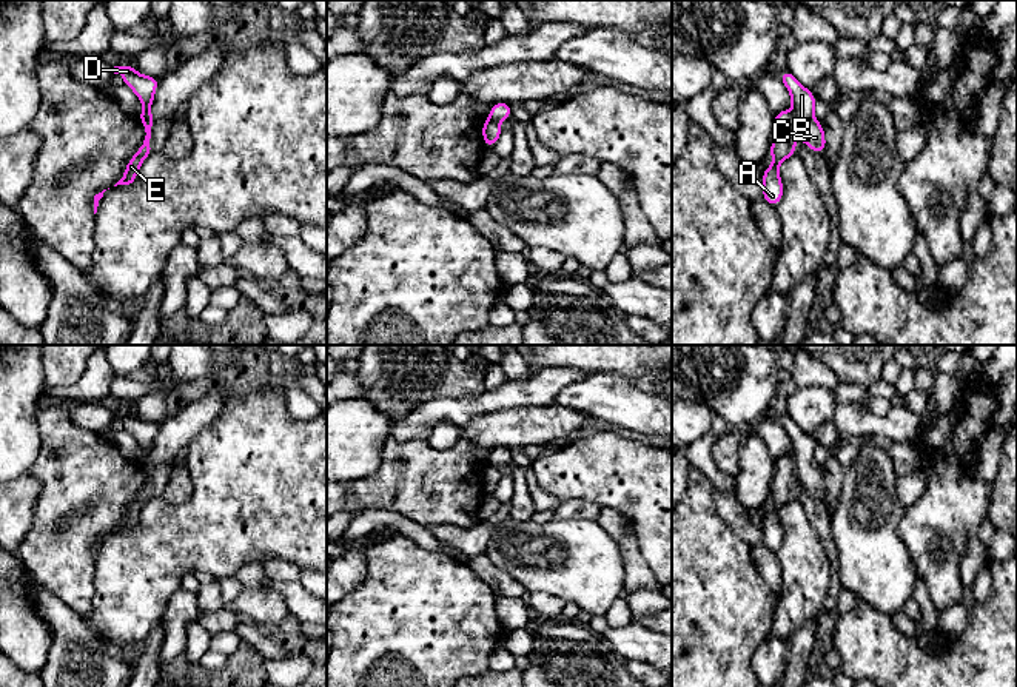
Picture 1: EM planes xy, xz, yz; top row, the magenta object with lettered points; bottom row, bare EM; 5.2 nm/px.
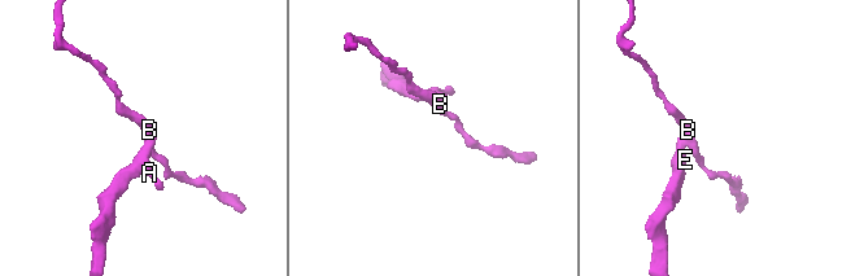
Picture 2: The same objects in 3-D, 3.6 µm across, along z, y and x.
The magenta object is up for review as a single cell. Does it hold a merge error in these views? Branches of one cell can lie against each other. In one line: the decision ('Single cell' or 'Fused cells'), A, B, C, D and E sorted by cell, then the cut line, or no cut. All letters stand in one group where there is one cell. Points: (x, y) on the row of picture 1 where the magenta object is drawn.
Fused cells. Groups: A E / B C D. Split along yz (792, 116), (795, 130)

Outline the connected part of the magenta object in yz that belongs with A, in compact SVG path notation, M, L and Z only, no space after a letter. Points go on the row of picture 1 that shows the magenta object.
M783 109L775 114L774 120L770 146L770 157L774 163L763 169L763 199L772 206L778 206L784 191L778 168L787 157L797 154L798 151L795 148L794 139L794 116L789 112L789 109Z

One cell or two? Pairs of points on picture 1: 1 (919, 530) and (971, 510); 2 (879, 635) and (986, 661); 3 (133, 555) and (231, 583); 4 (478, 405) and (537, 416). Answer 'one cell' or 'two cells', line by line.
1: one cell
2: one cell
3: two cells
4: two cells

